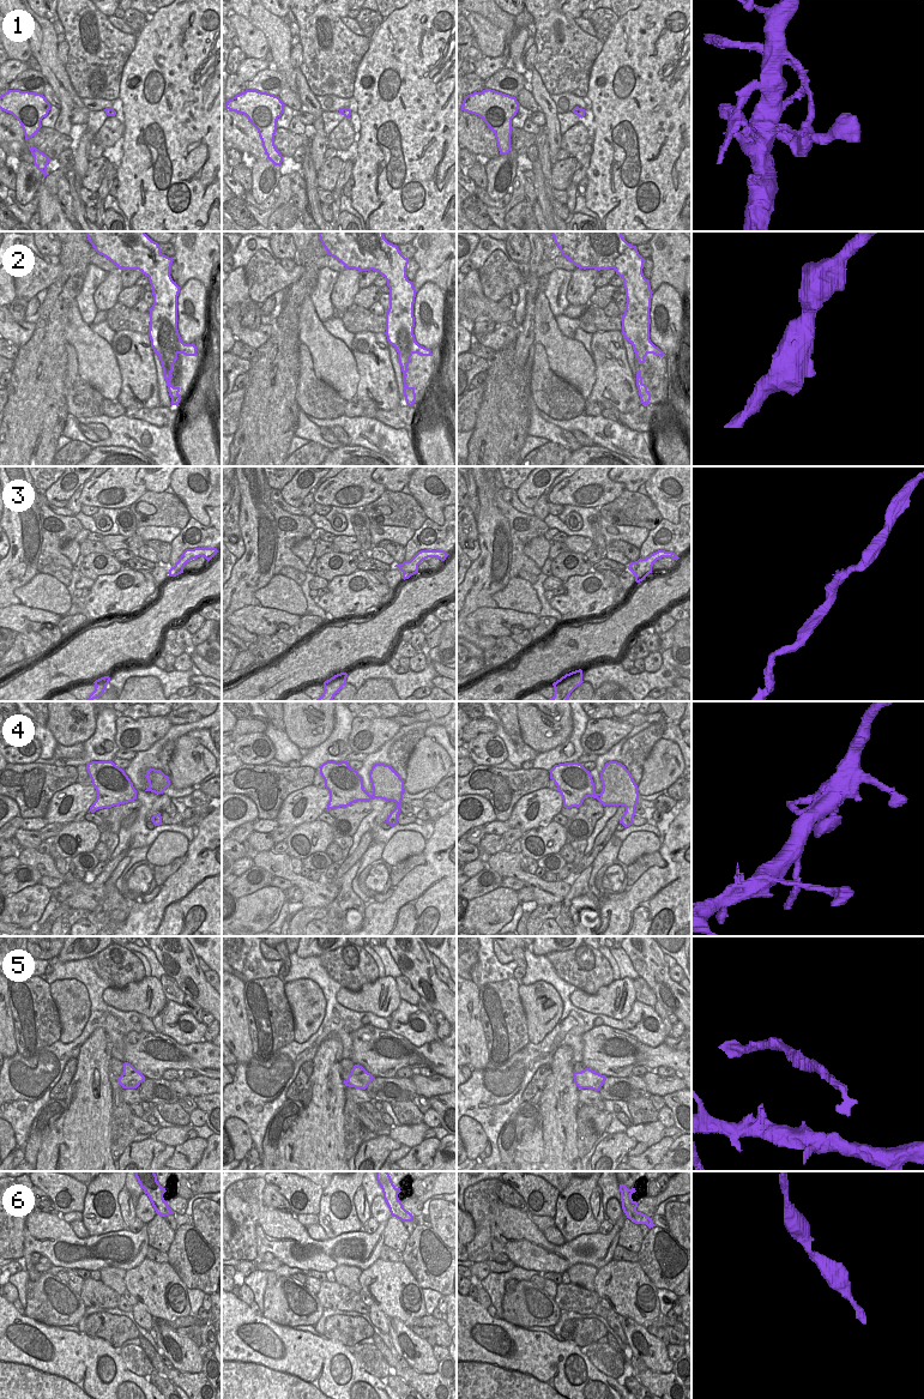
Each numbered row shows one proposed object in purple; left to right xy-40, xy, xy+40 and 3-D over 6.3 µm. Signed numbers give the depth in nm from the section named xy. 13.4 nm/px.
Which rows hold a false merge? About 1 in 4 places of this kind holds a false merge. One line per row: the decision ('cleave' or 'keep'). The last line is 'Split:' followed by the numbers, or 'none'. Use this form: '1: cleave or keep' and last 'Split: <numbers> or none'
1: cleave
2: keep
3: keep
4: keep
5: cleave
6: keep
Split: 1, 5

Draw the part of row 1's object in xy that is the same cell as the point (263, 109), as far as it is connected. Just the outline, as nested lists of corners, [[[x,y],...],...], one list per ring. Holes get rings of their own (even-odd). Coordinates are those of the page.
[[[246,90],[227,101],[225,109],[243,114],[258,129],[265,151],[274,145],[277,120],[282,116],[285,104],[279,96],[258,90]]]

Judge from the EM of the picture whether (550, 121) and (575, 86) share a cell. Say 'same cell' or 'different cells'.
different cells

